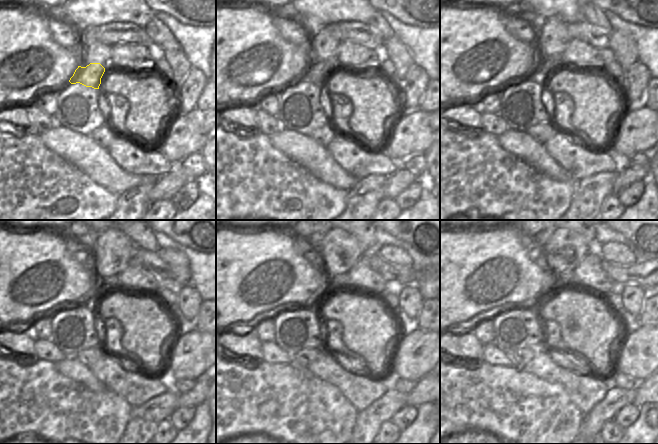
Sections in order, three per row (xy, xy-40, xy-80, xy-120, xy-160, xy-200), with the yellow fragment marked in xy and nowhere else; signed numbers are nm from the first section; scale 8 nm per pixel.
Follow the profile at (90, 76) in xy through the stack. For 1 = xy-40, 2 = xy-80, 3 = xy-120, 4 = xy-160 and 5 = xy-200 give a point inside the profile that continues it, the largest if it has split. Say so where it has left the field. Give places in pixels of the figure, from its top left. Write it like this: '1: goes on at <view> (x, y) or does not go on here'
1: goes on at xy-40 (316, 72)
2: goes on at xy-80 (542, 70)
3: goes on at xy-120 (100, 288)
4: goes on at xy-160 (341, 280)
5: goes on at xy-200 (565, 279)

